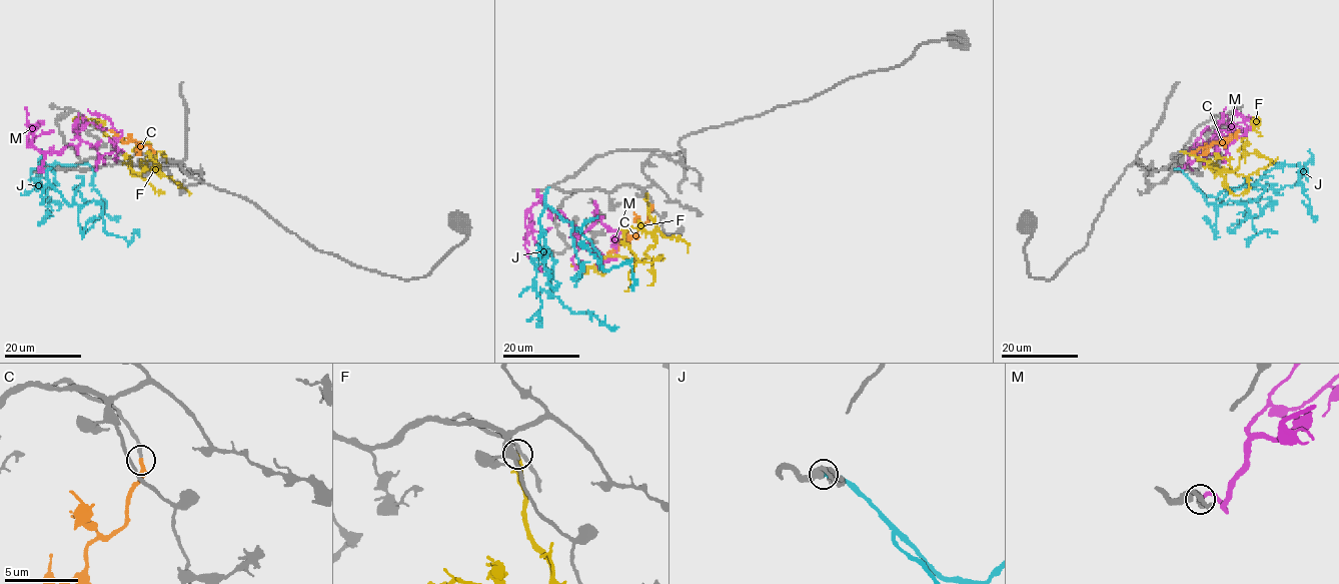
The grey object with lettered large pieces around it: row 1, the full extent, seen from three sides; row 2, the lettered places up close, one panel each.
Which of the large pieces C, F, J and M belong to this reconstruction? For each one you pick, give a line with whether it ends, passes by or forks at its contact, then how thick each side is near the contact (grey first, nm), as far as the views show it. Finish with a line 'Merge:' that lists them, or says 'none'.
C: It ends there. Thickness 240 nm (grey) against 300 nm
Merge: C

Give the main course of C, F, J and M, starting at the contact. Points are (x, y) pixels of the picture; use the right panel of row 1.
C: (1191, 152), (1214, 143), (1225, 143), (1238, 129)
F: (1180, 151), (1234, 170), (1244, 152), (1242, 137), (1254, 118), (1257, 123)
J: (1174, 168), (1183, 171), (1206, 195), (1215, 196), (1253, 184), (1281, 165), (1299, 164), (1299, 181), (1314, 215)
M: (1176, 168), (1183, 171), (1191, 153), (1220, 142), (1232, 132), (1232, 123), (1246, 131), (1228, 146), (1226, 163)

